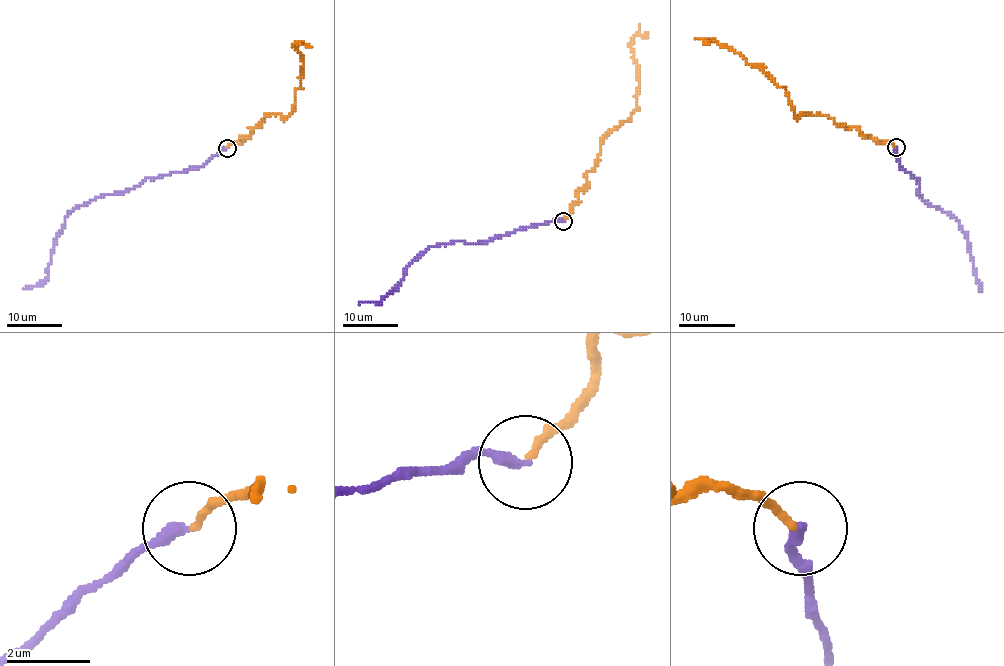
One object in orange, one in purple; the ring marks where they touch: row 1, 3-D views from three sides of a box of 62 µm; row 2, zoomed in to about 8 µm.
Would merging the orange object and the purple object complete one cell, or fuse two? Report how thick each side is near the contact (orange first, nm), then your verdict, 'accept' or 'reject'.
calibres 180 and 280 nm; accept

